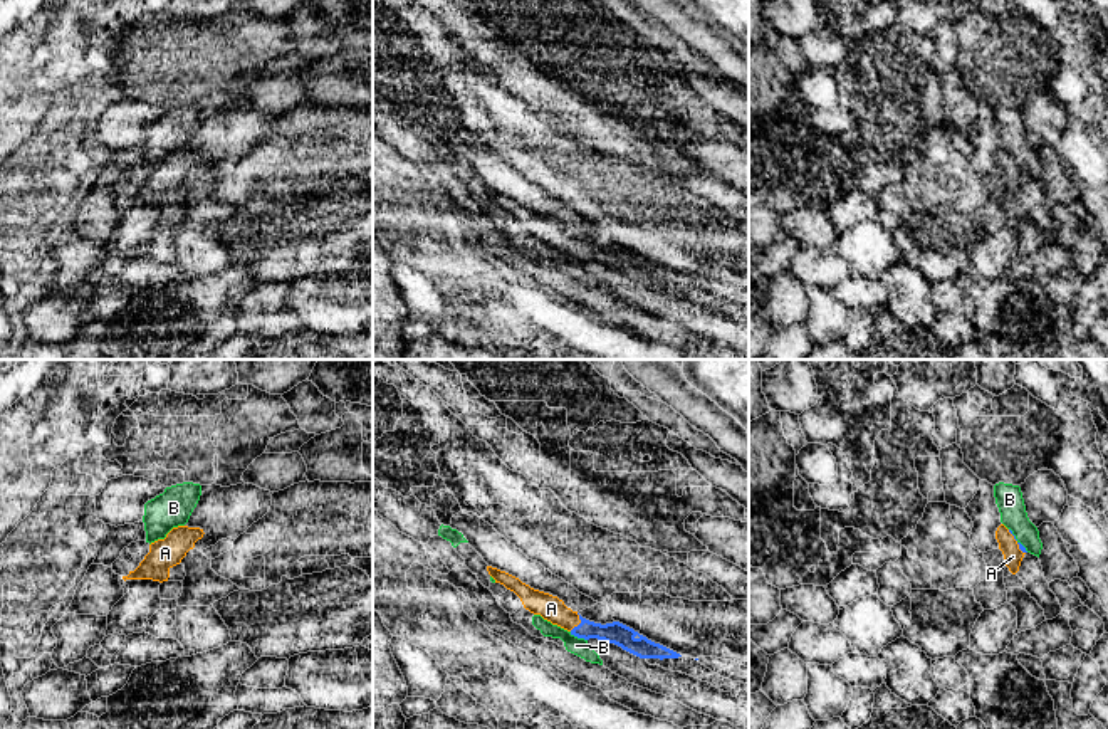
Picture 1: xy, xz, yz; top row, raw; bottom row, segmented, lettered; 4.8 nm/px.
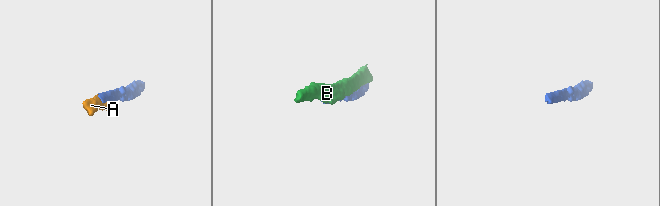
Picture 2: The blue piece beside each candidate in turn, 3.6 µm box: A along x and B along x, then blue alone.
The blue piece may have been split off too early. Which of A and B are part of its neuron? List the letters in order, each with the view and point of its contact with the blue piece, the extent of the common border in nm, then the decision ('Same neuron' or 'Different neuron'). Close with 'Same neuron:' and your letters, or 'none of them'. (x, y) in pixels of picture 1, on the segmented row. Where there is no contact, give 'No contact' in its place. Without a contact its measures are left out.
A: Touches blue at xz (580, 624). Shared border 100 nm. Same neuron
B: Touches blue at xz (578, 637). Shared border 100 nm. Different neuron
Same neuron: A

